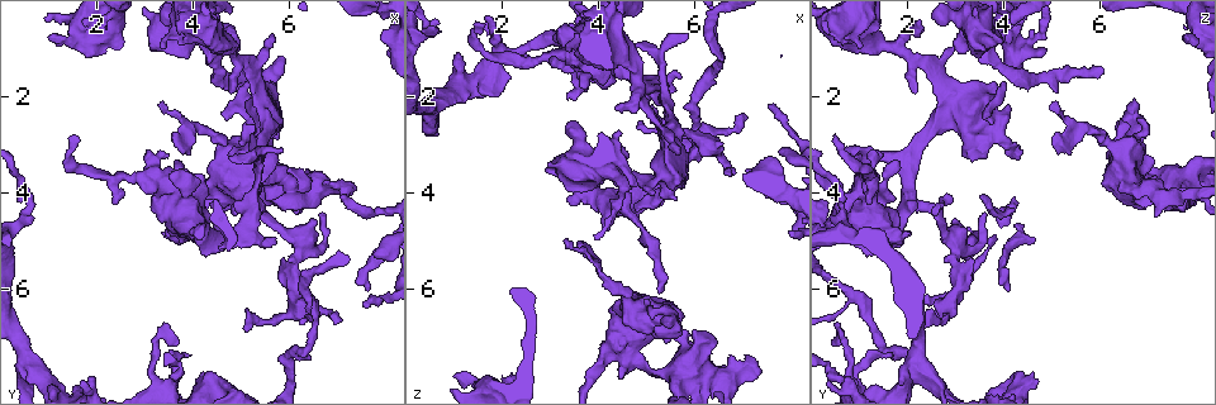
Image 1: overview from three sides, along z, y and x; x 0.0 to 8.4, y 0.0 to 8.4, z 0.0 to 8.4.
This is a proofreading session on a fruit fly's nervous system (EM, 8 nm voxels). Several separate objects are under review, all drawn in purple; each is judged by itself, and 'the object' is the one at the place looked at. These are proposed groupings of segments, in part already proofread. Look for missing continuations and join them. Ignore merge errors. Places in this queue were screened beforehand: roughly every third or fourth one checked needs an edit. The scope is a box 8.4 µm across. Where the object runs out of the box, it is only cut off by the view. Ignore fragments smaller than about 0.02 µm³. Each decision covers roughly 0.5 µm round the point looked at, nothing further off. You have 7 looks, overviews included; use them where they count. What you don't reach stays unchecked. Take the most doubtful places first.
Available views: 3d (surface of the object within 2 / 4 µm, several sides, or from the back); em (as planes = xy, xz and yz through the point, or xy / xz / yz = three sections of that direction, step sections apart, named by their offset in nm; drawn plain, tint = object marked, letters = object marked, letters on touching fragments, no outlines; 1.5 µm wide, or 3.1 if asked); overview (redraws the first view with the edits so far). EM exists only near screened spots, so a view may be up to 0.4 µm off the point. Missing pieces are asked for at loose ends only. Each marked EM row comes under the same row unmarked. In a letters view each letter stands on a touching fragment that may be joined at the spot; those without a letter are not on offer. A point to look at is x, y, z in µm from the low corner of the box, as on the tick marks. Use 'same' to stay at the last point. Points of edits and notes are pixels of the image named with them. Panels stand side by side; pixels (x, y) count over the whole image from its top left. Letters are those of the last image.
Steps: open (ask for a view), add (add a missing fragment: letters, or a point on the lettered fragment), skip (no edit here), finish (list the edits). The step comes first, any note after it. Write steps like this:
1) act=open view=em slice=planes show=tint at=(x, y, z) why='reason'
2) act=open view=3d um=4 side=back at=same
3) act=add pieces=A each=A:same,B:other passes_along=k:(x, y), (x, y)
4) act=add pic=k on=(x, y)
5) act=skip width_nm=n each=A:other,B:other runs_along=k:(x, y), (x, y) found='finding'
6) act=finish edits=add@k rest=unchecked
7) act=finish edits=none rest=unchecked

act=open view=3d um=4 at=(7.25, 3.95, 7.90) why='an open end'

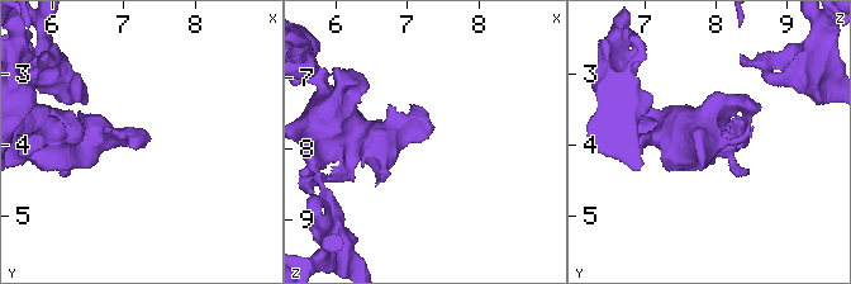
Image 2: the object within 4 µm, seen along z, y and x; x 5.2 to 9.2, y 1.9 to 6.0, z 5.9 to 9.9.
act=open view=em slice=yz step=8 show=letters at=(7.25, 3.90, 7.80) why='now the EM'

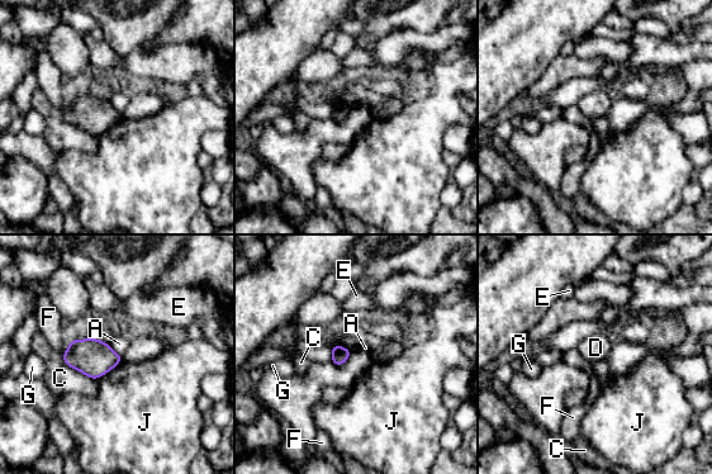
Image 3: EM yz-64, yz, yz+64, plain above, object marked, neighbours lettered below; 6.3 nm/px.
act=skip each=A:other,C:other,D:other,E:other,F:other,G:other,J:other border=3:(107, 342), (122, 356) found='none of them fits'

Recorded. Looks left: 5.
act=open view=3d um=4 at=(1.00, 0.85, 7.80) why='an open end'

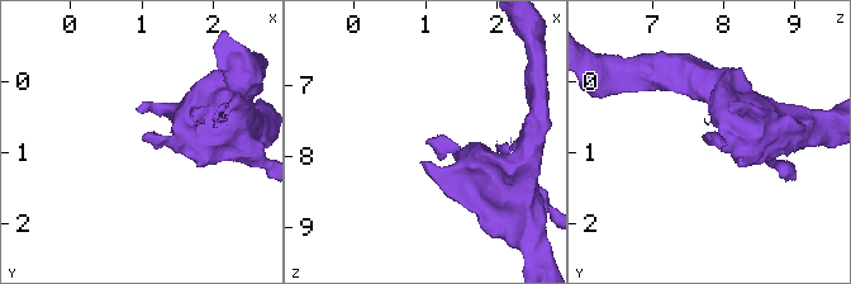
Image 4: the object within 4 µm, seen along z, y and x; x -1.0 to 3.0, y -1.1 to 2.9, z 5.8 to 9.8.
act=open view=em slice=xz step=4 show=tint at=(1.00, 0.85, 7.75)

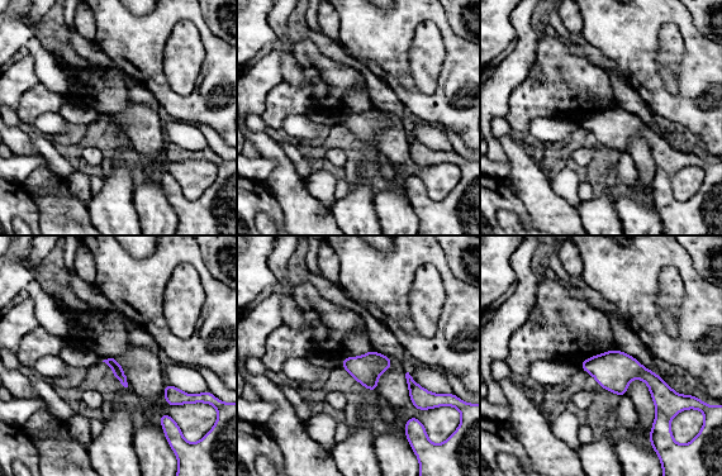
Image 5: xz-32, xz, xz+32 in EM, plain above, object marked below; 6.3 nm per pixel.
act=open view=em slice=planes show=letters at=same

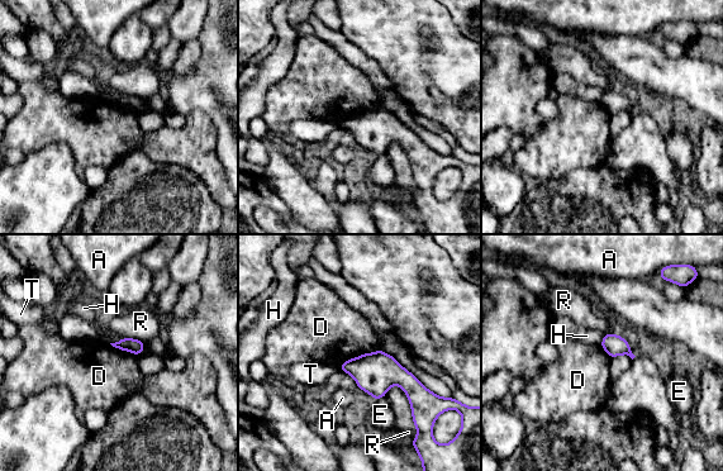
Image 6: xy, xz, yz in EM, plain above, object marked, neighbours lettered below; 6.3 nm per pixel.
act=skip each=A:other,D:other,E:other,H:other,R:other,T:other border=6:(379, 348), (347, 358), (337, 366) found='no lettered fragment goes on from it'

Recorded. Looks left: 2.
act=open view=em slice=planes show=letters at=(3.70, 2.80, 5.10) why='an open end'

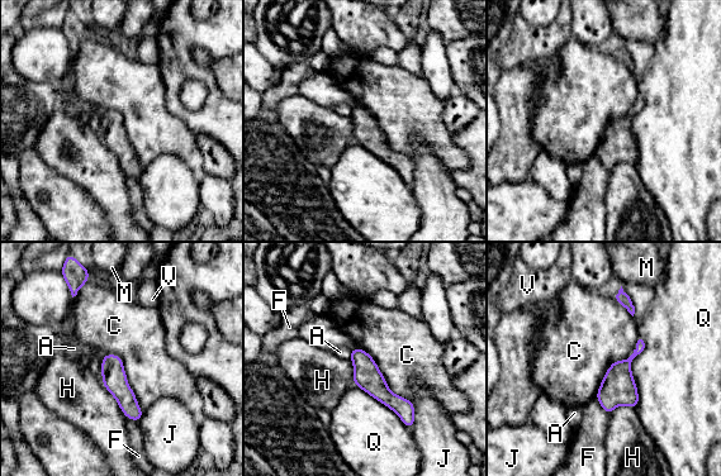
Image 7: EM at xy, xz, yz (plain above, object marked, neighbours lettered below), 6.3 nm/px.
act=skip each=A:other,C:other,F:other,H:other,J:other,M:other,Q:other,V:other border=7:(104, 353), (122, 360), (142, 413) found='no lettered fragment goes on from it'

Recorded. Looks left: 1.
act=finish edits=none rest=unchecked

